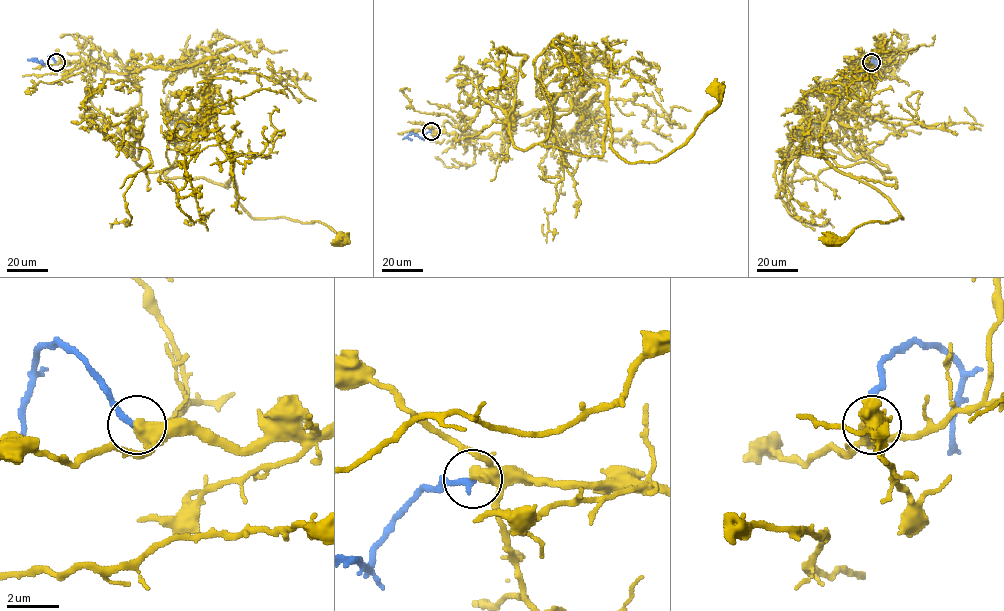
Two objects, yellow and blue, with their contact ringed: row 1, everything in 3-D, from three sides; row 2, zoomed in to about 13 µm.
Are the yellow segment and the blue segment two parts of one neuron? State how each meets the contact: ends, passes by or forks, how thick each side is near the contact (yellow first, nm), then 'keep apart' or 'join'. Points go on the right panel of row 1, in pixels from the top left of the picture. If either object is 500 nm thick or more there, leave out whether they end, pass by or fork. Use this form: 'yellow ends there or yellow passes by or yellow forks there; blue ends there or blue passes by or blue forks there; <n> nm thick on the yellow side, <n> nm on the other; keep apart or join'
yellow passes by; blue ends there; 400 nm thick on the yellow side, 240 nm on the other; join

